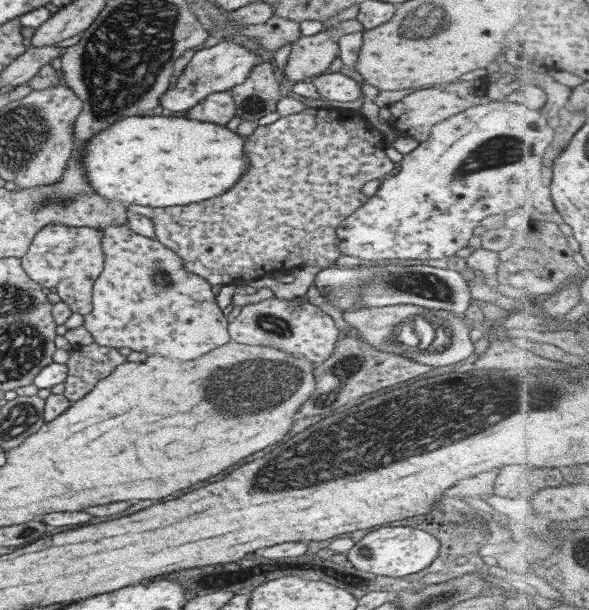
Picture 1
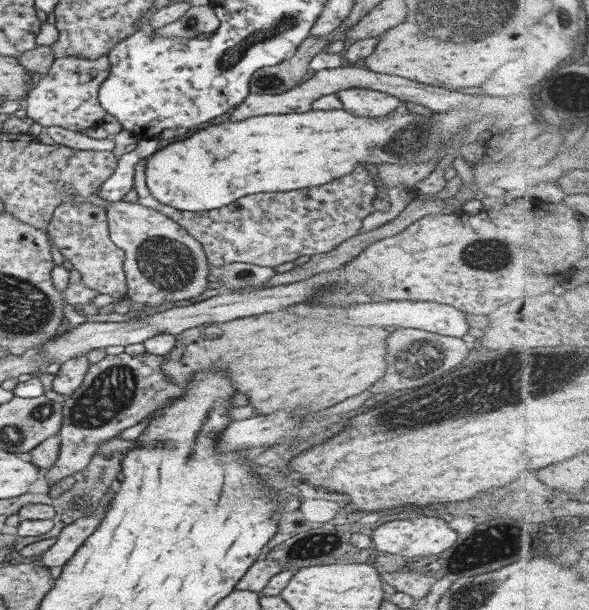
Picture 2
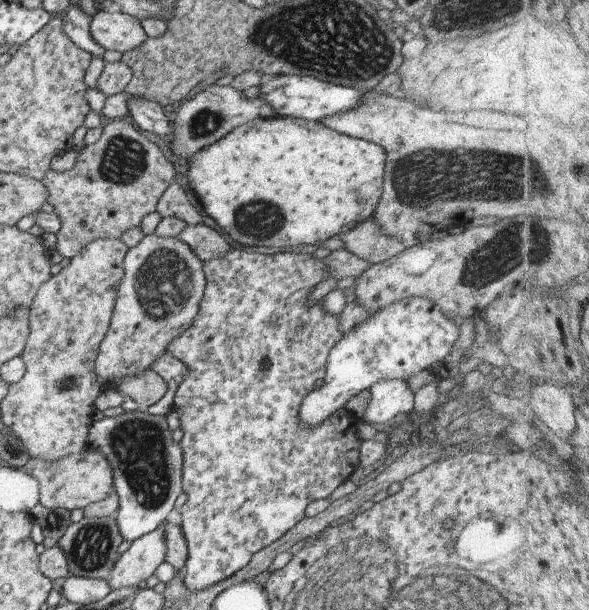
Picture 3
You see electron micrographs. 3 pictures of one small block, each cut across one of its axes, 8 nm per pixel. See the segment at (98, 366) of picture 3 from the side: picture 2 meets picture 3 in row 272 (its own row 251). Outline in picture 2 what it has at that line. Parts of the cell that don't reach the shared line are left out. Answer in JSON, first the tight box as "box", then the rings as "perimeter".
{"box":[106,201,209,307],"perimeter":[[[116,201],[106,208],[110,240],[125,252],[127,295],[137,307],[200,296],[208,288],[209,262],[202,244],[169,216],[137,202]]]}

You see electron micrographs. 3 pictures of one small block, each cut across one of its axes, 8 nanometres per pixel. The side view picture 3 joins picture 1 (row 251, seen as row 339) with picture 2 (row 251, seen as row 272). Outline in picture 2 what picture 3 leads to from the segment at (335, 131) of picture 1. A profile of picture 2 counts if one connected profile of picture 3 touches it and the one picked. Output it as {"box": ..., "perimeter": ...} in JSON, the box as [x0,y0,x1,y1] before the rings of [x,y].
{"box":[135,158,378,268],"perimeter":[[[148,158],[135,167],[135,186],[138,204],[153,208],[184,228],[190,236],[202,244],[207,261],[218,268],[232,262],[274,267],[292,263],[300,256],[310,256],[334,250],[358,232],[362,221],[375,212],[373,200],[378,195],[378,185],[370,172],[356,166],[354,172],[331,180],[319,187],[302,188],[276,194],[258,194],[239,198],[222,208],[190,212],[178,210],[156,200],[145,183],[144,168]]]}

